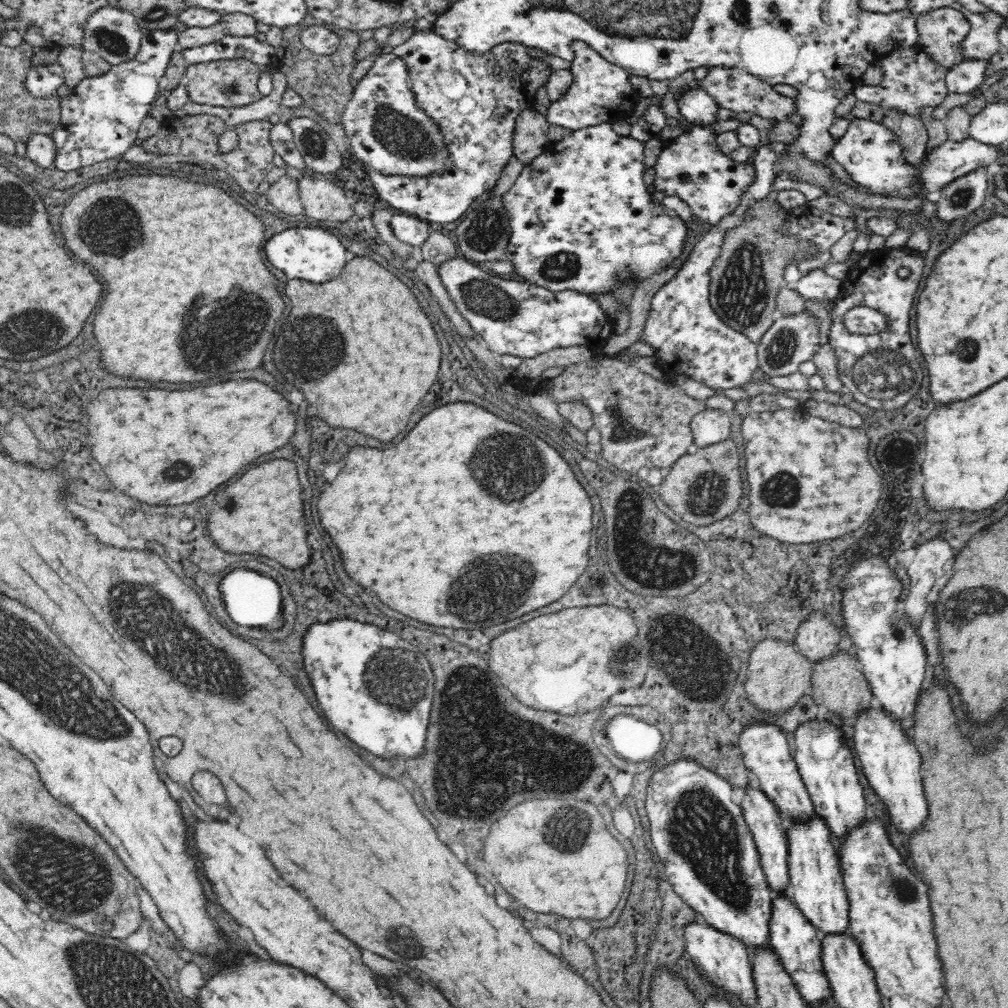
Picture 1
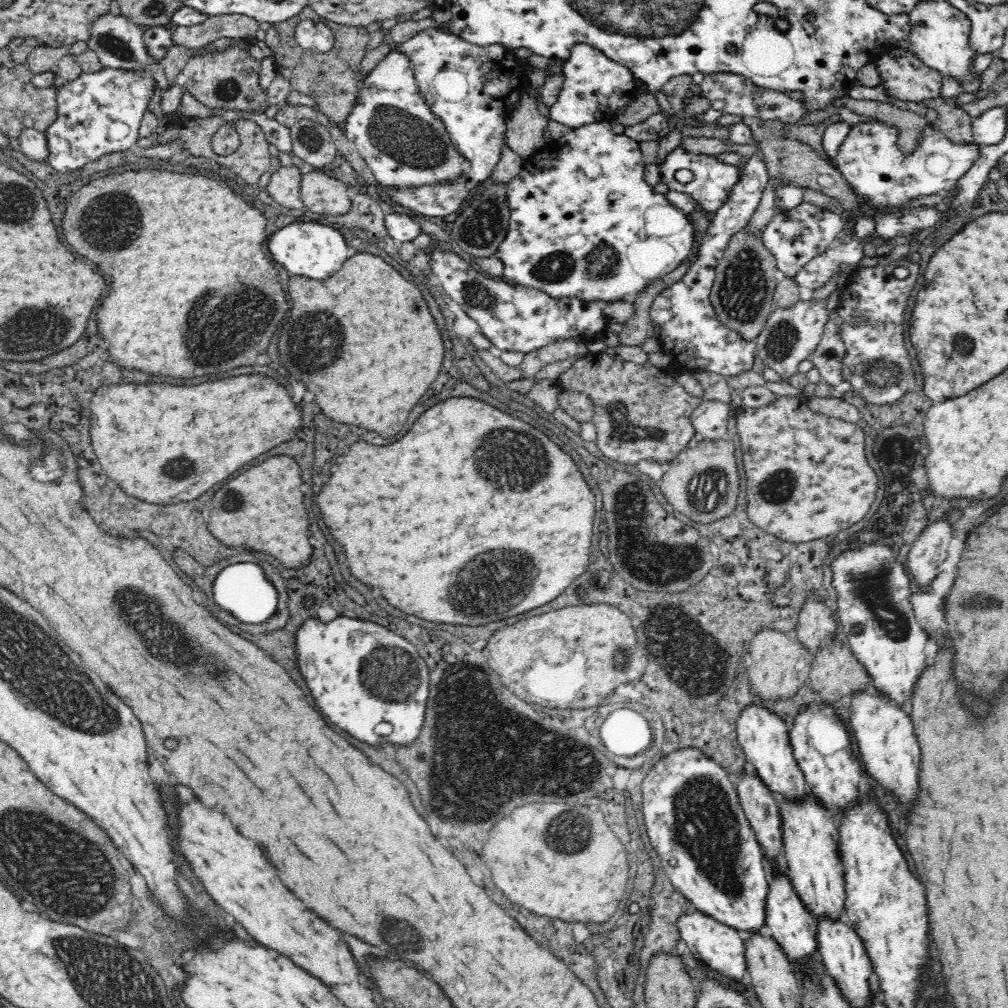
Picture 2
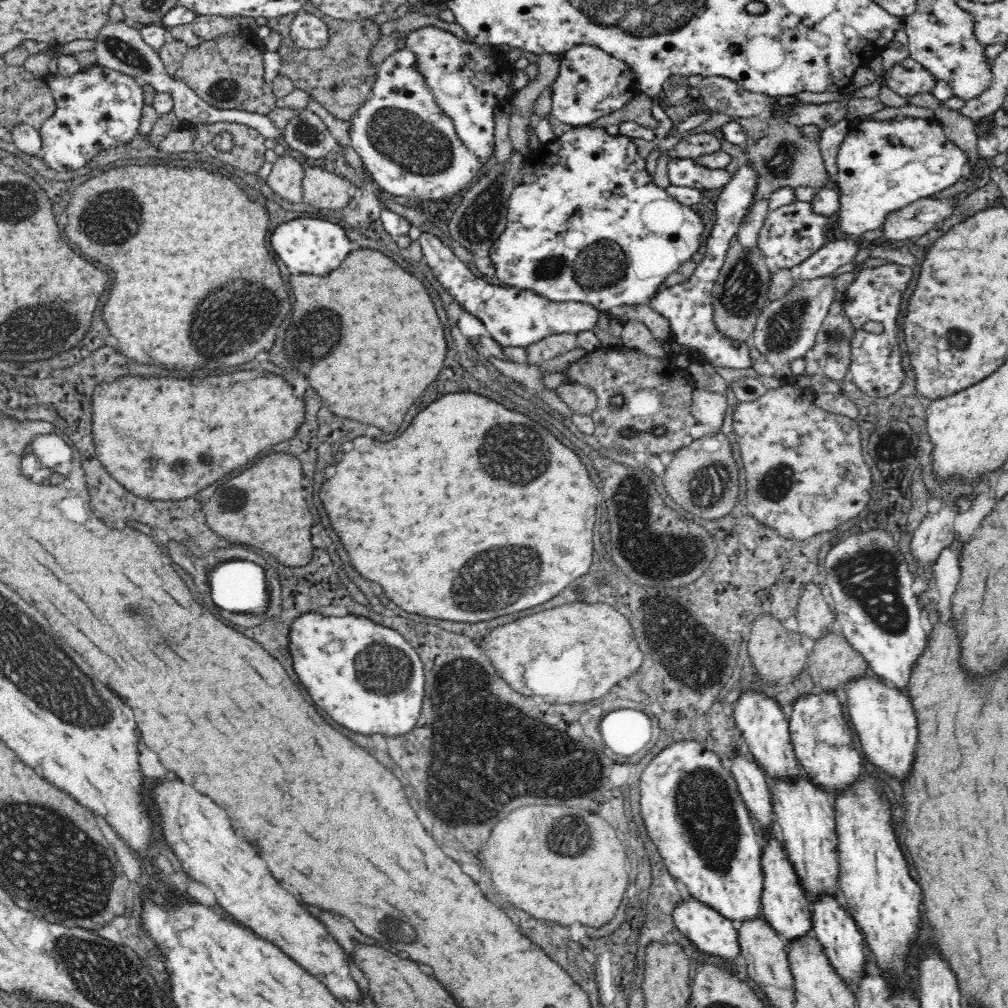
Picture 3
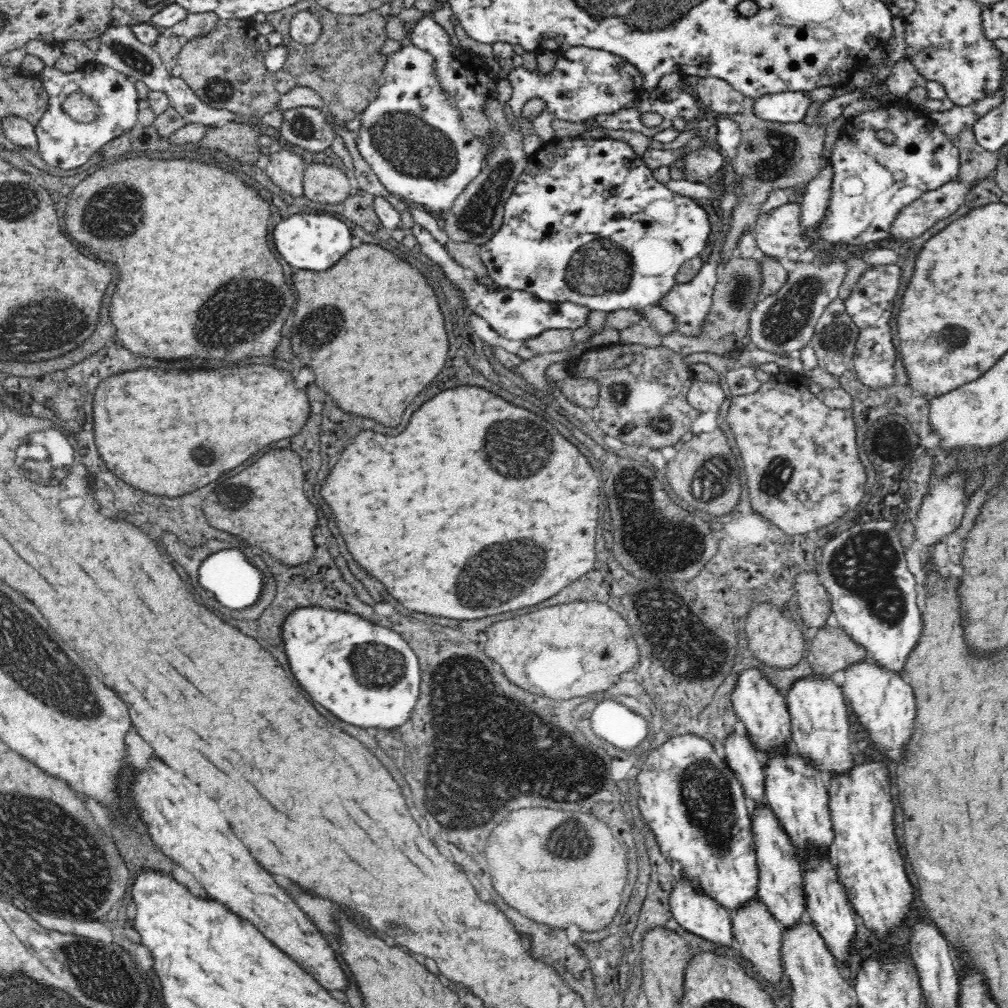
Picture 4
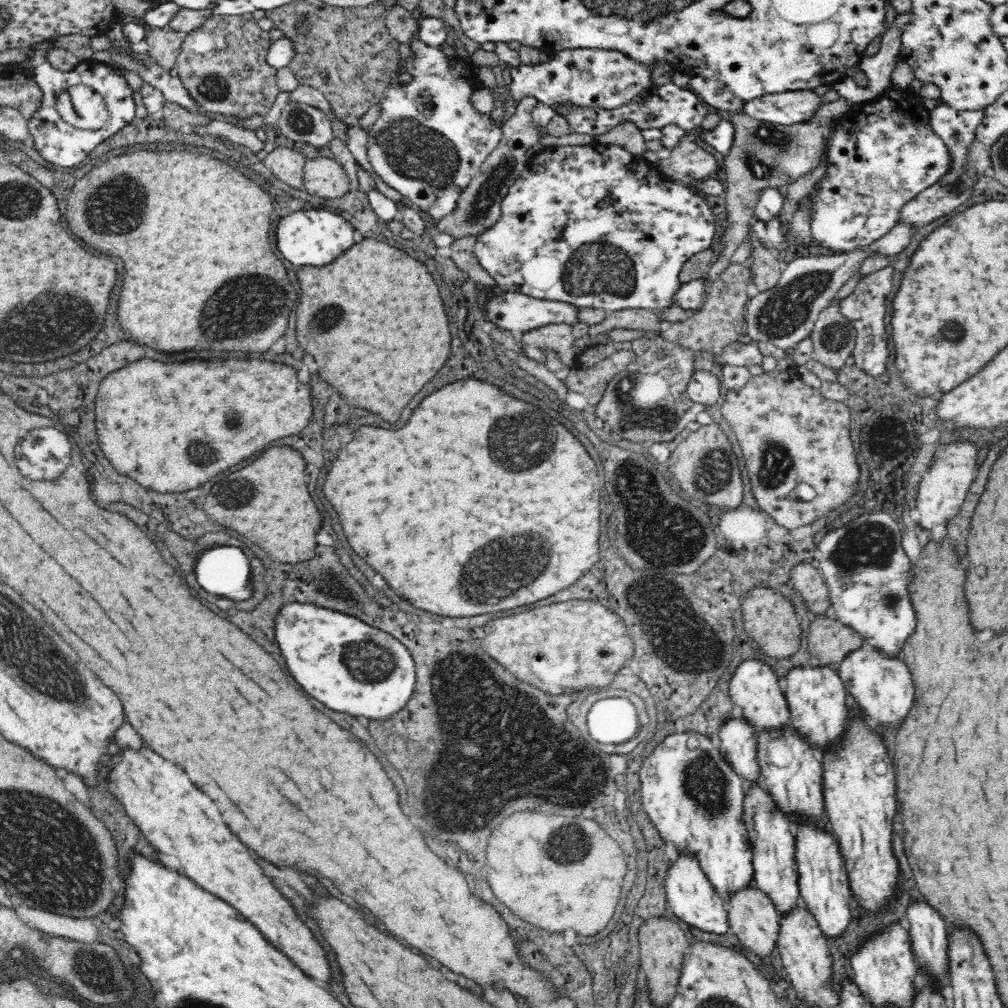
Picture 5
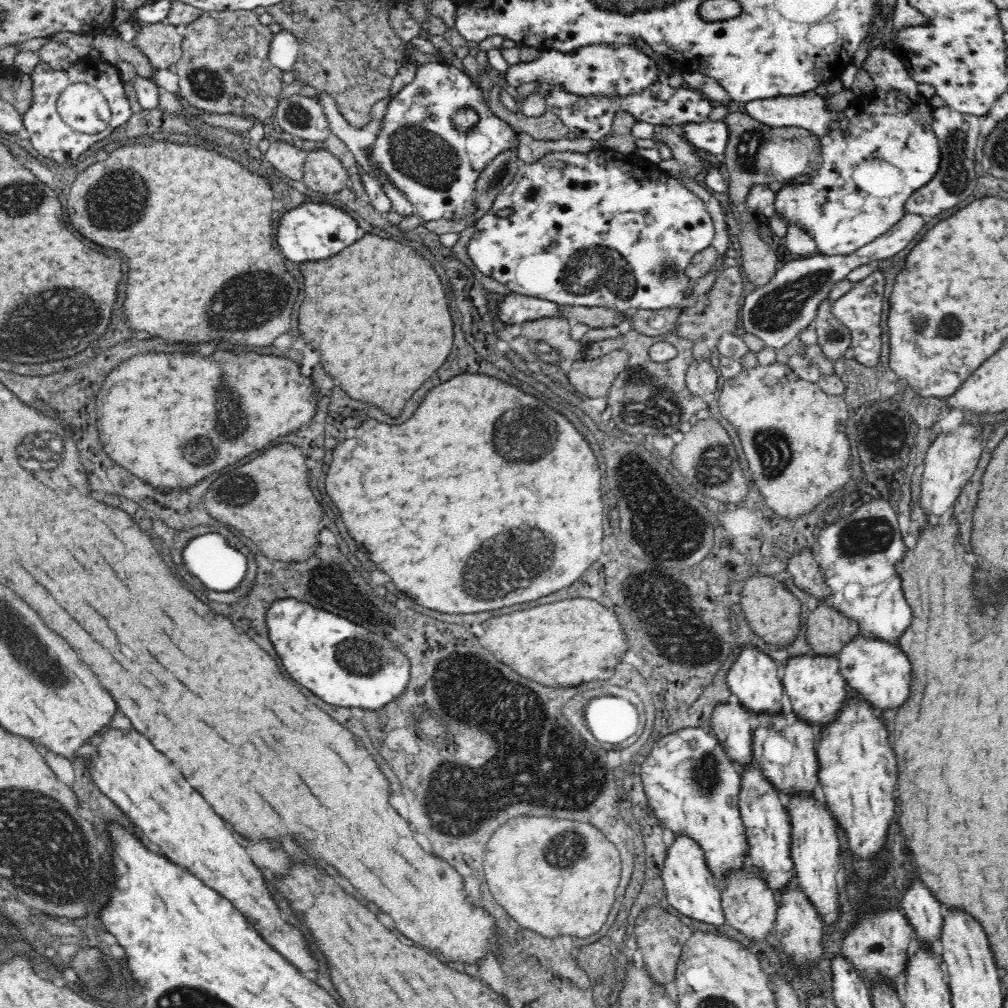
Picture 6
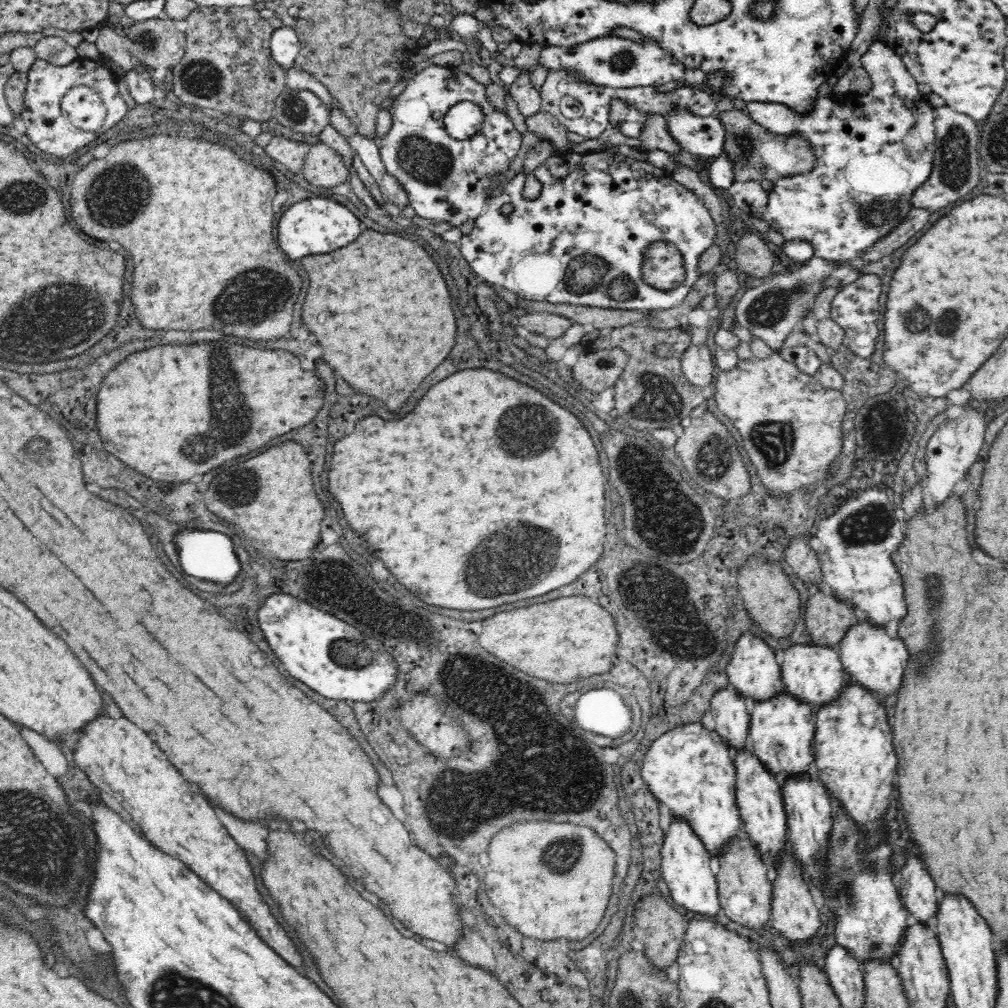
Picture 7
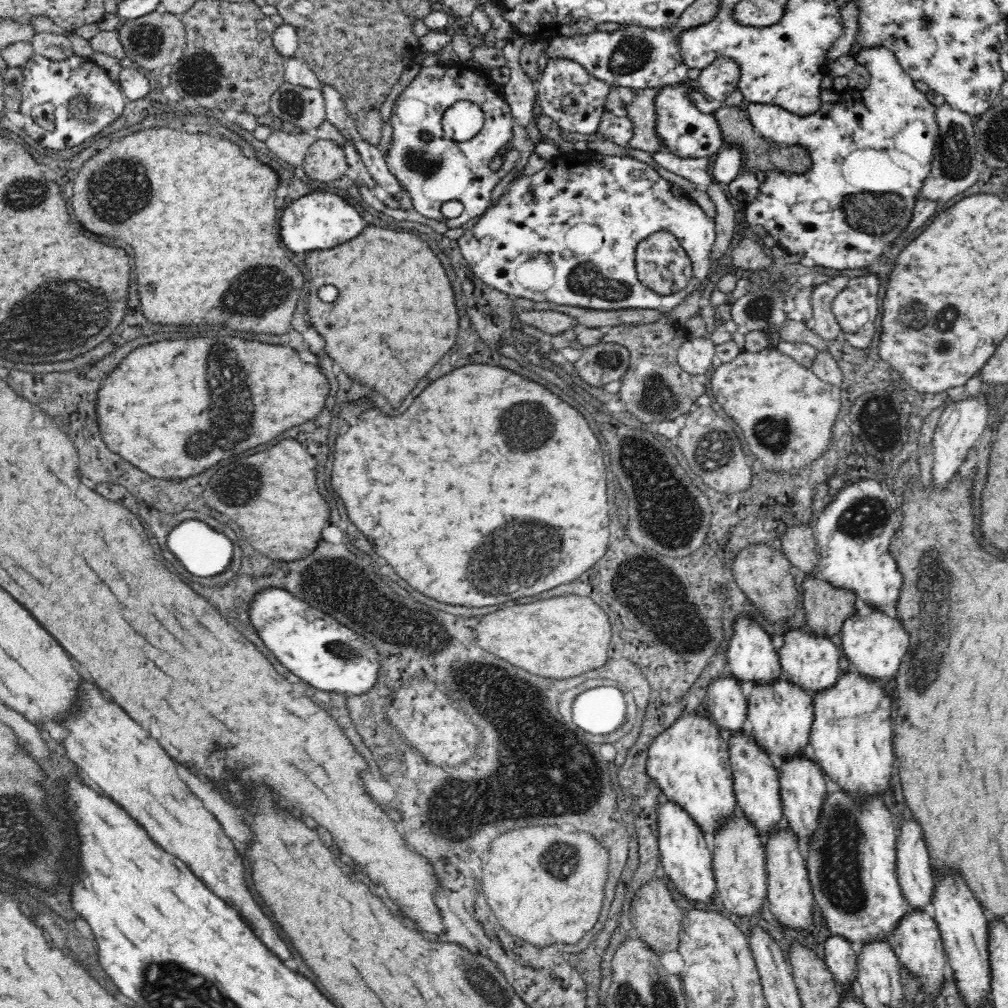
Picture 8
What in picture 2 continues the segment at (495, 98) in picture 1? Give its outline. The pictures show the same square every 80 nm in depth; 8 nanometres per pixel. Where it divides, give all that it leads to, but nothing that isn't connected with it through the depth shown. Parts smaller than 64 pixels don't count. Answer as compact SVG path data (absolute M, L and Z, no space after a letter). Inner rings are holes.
M436 27L420 31L397 45L395 50L409 59L420 95L430 111L444 123L452 145L468 161L468 170L460 172L454 180L442 180L440 184L402 188L378 184L376 193L386 192L391 204L401 211L444 220L464 206L472 190L492 180L492 171L506 146L507 119L520 101L531 98L527 94L531 88L527 77L531 66L528 60L515 55L514 48L503 43L476 46Z

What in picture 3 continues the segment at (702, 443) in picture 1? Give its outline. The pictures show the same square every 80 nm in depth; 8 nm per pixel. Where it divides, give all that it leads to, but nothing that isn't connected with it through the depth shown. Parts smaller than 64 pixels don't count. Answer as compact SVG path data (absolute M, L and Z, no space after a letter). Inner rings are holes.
M695 387L693 396L691 413L695 423L702 424L708 435L719 433L728 408L725 396Z

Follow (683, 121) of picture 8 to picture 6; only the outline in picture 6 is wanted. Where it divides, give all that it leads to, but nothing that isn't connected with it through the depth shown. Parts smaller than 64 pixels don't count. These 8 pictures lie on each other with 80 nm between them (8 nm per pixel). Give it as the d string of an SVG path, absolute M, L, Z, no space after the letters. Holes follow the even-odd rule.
M706 120L701 123L682 125L687 141L696 149L723 157L729 141L726 121Z

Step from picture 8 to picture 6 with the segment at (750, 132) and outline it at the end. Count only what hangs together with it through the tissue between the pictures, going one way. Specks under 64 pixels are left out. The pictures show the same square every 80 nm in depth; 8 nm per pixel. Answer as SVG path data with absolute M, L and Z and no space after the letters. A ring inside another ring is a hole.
M728 113L725 118L729 128L729 141L722 159L727 177L726 194L736 207L738 218L748 218L745 200L753 186L790 182L795 176L811 174L823 162L816 135L799 126L768 126L754 120L748 113Z

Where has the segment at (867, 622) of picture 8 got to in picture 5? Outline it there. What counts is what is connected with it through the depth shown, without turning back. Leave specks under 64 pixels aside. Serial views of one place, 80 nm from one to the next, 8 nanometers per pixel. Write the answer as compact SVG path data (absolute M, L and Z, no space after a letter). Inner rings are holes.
M864 645L840 663L839 677L843 680L844 688L853 696L858 710L863 712L864 718L874 720L884 730L891 728L893 734L897 733L912 708L915 692L910 669L903 658L890 659L884 653Z

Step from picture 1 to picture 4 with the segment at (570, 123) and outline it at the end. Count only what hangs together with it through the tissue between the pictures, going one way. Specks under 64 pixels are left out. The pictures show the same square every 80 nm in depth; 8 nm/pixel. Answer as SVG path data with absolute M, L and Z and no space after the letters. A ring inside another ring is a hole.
M572 46L570 49L559 53L556 68L549 75L540 75L536 71L530 72L520 67L508 71L506 79L512 86L512 97L507 104L511 106L513 117L518 123L520 133L522 133L522 147L527 155L534 153L544 144L544 141L535 132L533 120L522 116L524 103L531 98L539 96L542 100L545 100L547 109L554 115L554 118L566 120L566 122L580 123L593 120L599 114L618 112L632 104L642 93L642 73L638 69L630 65L624 58L621 58L620 55L605 50L588 48L587 46Z

